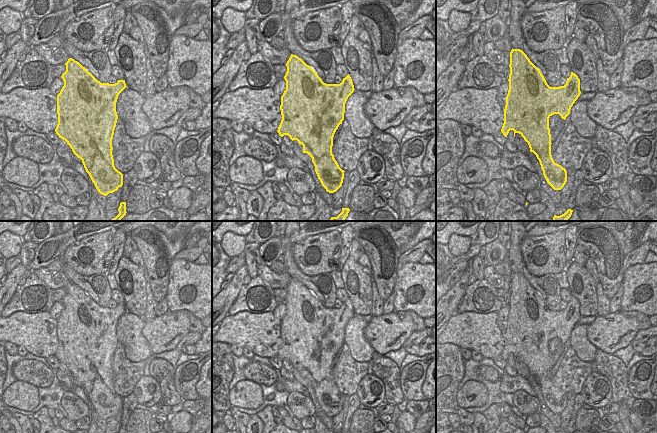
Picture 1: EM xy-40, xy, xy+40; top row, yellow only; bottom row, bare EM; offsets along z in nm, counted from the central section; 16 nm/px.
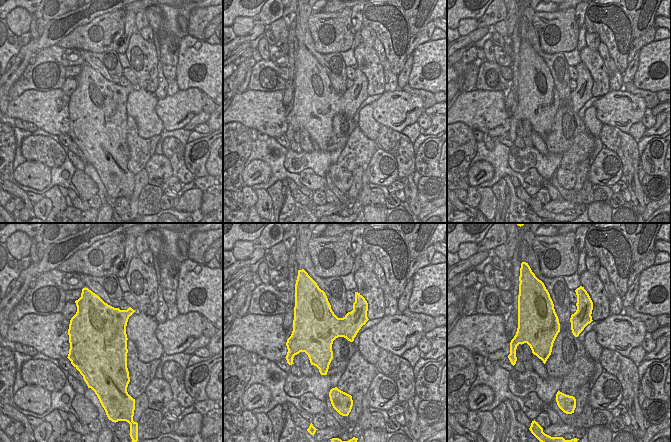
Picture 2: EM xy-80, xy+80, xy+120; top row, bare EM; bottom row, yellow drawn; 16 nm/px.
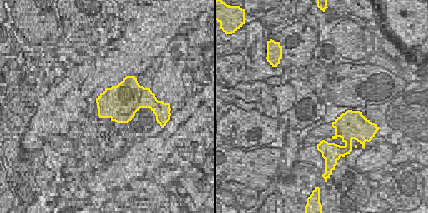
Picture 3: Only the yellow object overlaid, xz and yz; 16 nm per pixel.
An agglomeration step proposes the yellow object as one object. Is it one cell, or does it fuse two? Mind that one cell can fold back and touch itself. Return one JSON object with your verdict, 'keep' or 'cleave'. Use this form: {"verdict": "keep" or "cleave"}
{"verdict": "keep"}

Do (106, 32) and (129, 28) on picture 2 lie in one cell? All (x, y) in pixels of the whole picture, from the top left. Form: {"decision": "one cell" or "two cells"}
{"decision": "two cells"}

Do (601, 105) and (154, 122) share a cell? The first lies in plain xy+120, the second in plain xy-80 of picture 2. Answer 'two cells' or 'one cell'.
two cells

